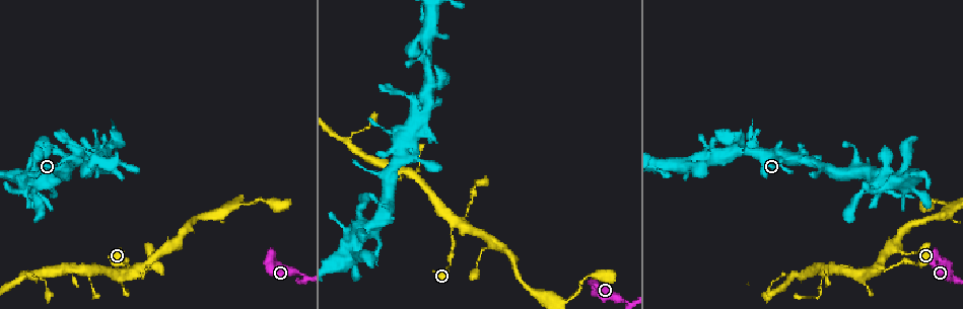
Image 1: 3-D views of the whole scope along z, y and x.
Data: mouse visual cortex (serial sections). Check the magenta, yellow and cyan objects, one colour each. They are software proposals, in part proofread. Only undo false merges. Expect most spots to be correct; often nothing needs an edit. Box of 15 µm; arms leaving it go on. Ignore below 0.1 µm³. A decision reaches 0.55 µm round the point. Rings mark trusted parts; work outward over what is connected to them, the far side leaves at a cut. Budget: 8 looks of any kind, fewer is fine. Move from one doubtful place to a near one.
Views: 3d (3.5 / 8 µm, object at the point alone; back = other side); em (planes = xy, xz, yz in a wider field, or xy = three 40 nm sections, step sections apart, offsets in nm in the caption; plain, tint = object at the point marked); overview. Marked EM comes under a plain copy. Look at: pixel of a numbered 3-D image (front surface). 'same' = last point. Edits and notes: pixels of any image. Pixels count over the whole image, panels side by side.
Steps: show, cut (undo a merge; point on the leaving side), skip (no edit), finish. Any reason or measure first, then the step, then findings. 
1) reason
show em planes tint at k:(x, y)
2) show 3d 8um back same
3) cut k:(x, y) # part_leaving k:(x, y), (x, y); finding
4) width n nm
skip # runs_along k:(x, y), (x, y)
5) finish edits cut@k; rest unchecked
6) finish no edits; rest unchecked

abrupt turn
show 3d 3.5um at 1:(77, 159)

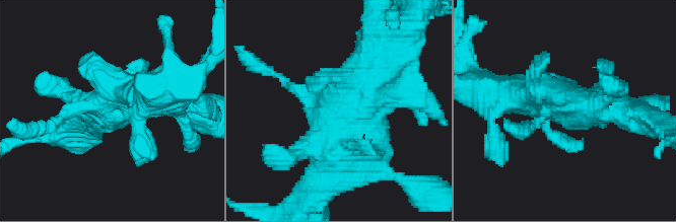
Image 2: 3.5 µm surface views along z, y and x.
need the tissue
show em xy step 2 tint at 2:(576, 108)

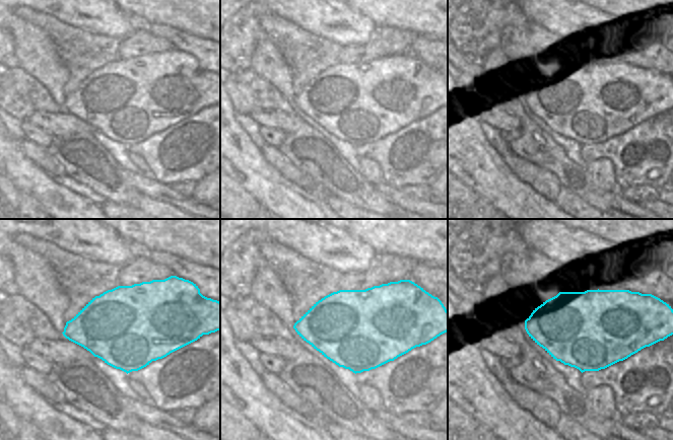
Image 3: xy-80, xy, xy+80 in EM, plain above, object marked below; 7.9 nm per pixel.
width 650 nm
skip # runs_along 2:(308, 90), (345, 117), (320, 192); continuous, no second cell

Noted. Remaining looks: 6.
show 3d 3.5um back at 1:(40, 176)

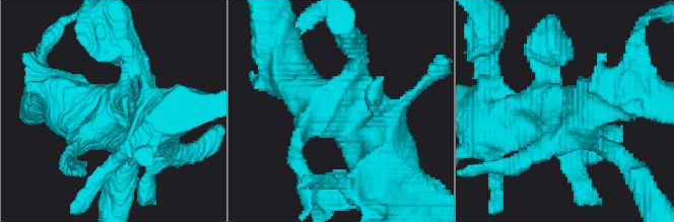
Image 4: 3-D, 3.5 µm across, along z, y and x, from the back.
show em xy step 5 tint at 4:(553, 111)

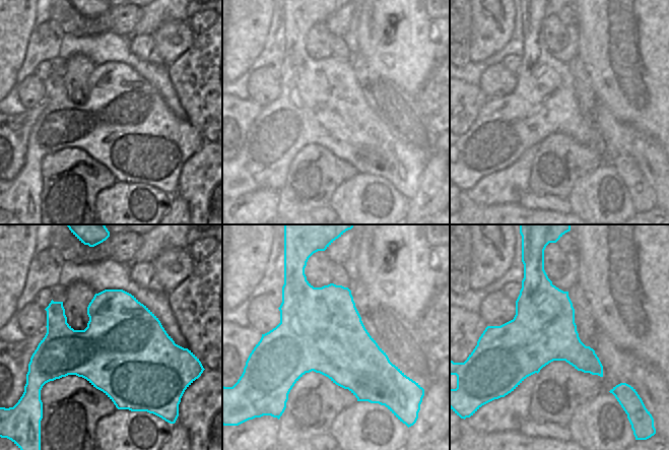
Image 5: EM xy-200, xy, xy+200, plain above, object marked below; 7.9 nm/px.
show em xy step 3 tint same

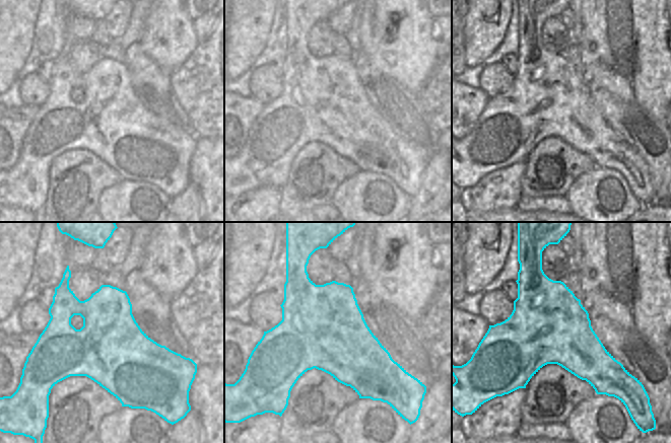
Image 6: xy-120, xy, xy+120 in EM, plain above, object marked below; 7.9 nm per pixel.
width 650 nm
skip # runs_along 4:(299, 82), (362, 137), (381, 178); one cell here

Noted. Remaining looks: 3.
calibre changes
show 3d 3.5um at 1:(875, 270)

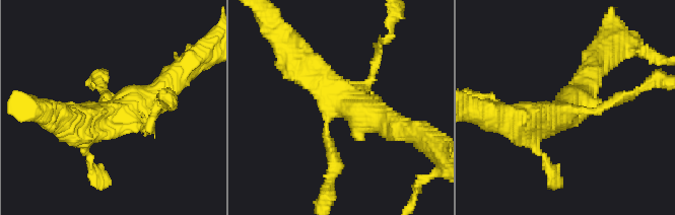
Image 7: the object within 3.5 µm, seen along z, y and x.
arms 4; arm_widths 100, 150, 450, 450 nm
show em xy step 3 tint at 7:(343, 103)

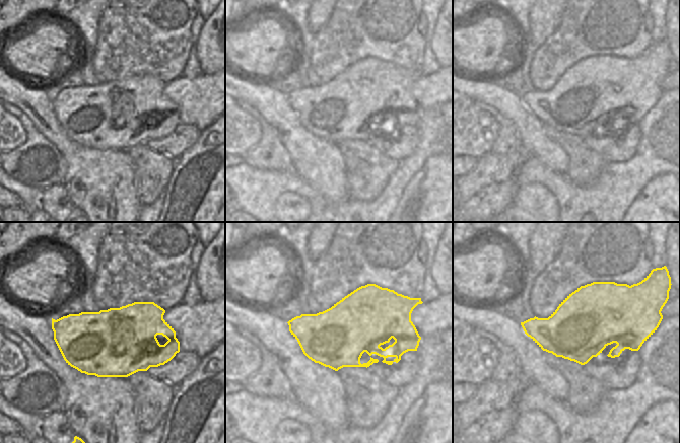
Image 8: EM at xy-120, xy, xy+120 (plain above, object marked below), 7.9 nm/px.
skip # runs_along 7:(335, 158), (325, 124), (341, 103), (397, 127); continuous, no second cell

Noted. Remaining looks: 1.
finish no edits; rest unchecked

